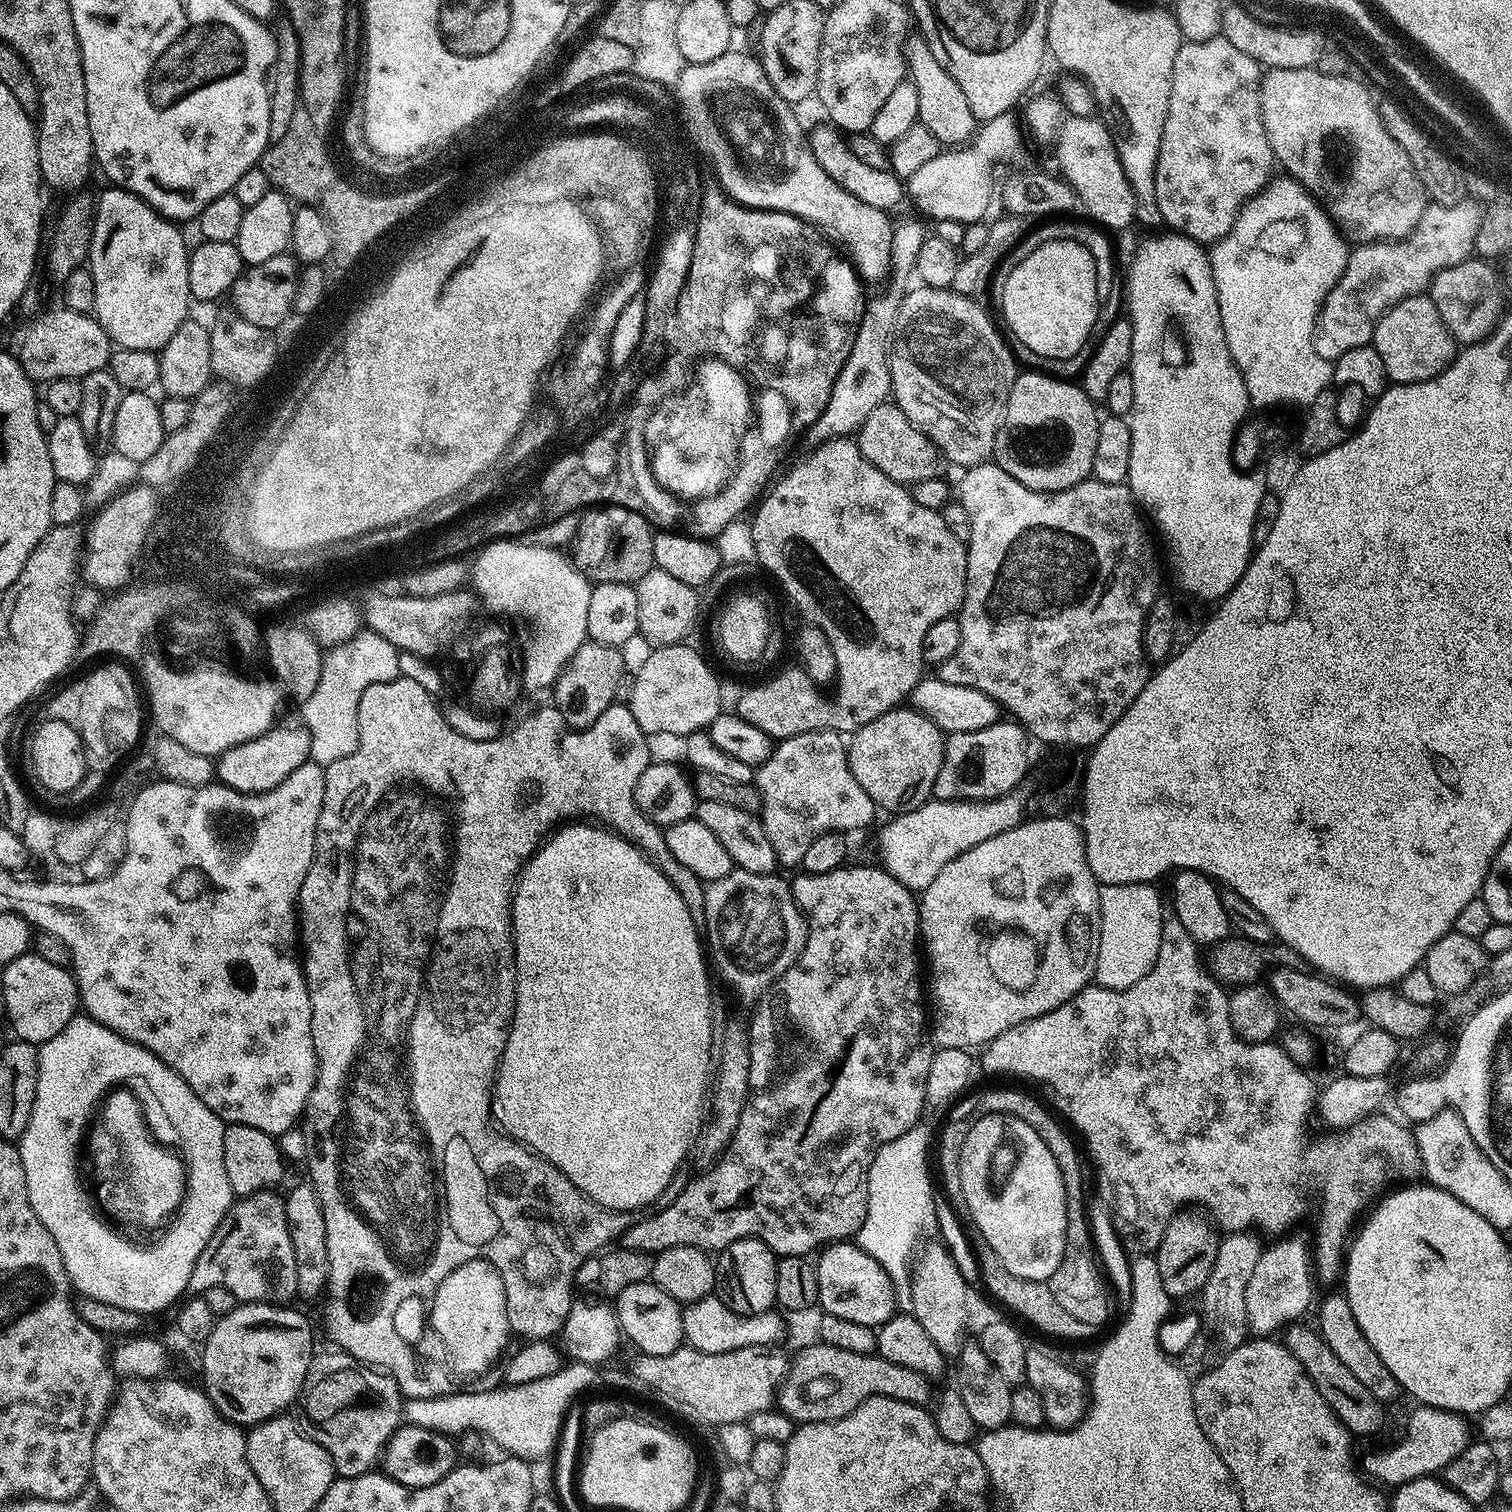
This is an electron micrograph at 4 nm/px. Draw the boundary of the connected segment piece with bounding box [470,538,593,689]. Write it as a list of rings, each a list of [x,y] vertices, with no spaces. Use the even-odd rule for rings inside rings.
[[[503,538],[484,544],[478,552],[480,557],[470,564],[470,584],[473,584],[471,587],[475,595],[480,600],[484,599],[486,607],[493,608],[496,612],[505,612],[508,616],[517,616],[528,623],[528,628],[532,631],[532,645],[528,652],[523,653],[523,679],[528,682],[532,680],[536,688],[551,689],[564,663],[588,640],[586,613],[590,607],[593,585],[565,553],[564,557],[556,548],[520,543],[524,542],[516,538]]]

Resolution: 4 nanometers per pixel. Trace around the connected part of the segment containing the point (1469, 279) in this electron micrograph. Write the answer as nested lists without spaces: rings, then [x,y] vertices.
[[[1469,258],[1432,277],[1430,295],[1442,322],[1457,345],[1478,344],[1496,331],[1501,319],[1497,315],[1497,291],[1493,265],[1480,258]]]

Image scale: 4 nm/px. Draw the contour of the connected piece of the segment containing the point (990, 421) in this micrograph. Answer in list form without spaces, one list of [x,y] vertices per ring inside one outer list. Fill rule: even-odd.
[[[916,286],[913,292],[912,289],[905,291],[894,318],[894,335],[888,349],[891,399],[922,434],[936,443],[947,463],[949,460],[952,464],[961,464],[964,470],[993,459],[1008,395],[1018,375],[1018,361],[1005,337],[996,333],[991,318],[976,303],[973,297],[953,292],[951,288]]]

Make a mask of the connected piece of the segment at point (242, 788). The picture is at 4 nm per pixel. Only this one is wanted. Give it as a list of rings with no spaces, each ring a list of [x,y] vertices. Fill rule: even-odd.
[[[273,726],[253,740],[242,742],[230,750],[220,753],[214,764],[214,776],[221,784],[233,788],[239,792],[269,792],[274,786],[278,786],[298,766],[309,763],[310,738],[308,729],[303,726],[297,728],[280,728]]]

